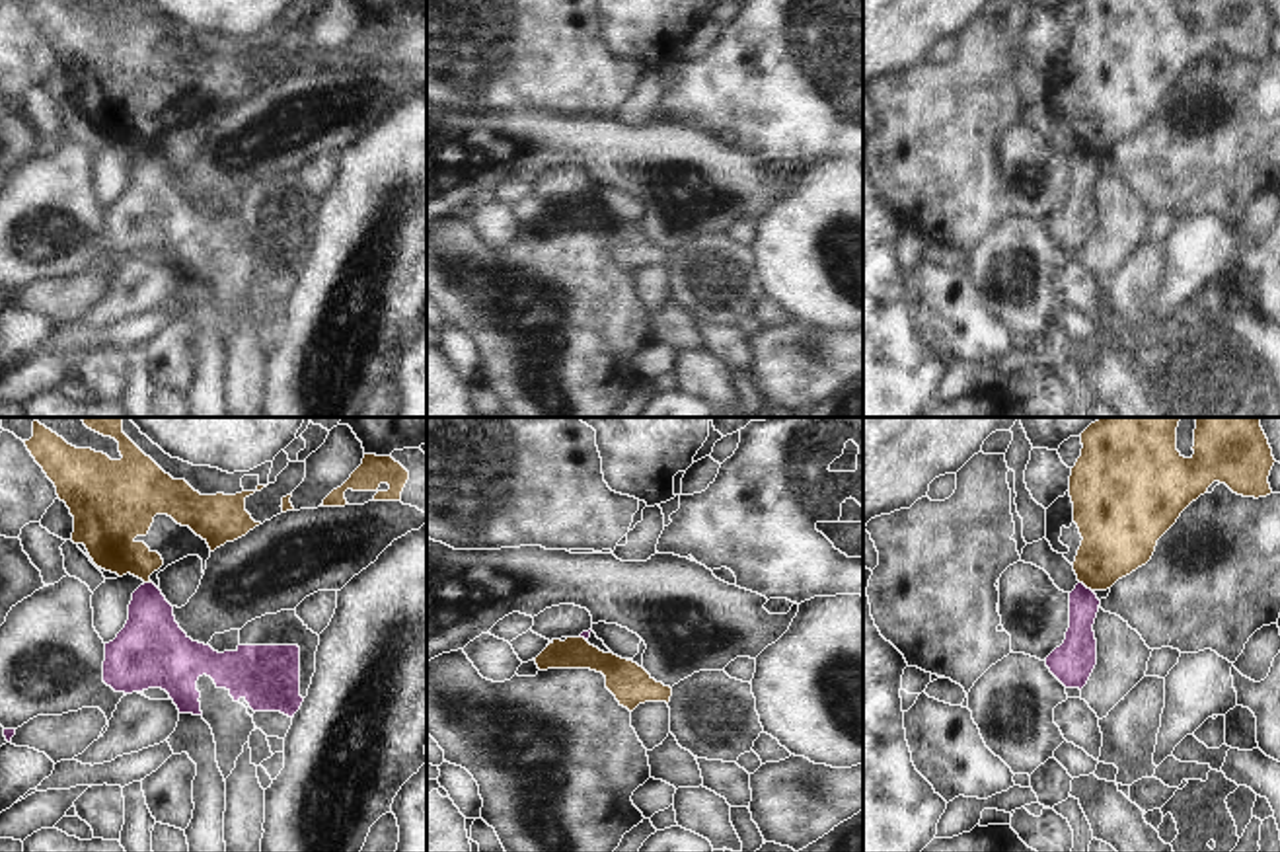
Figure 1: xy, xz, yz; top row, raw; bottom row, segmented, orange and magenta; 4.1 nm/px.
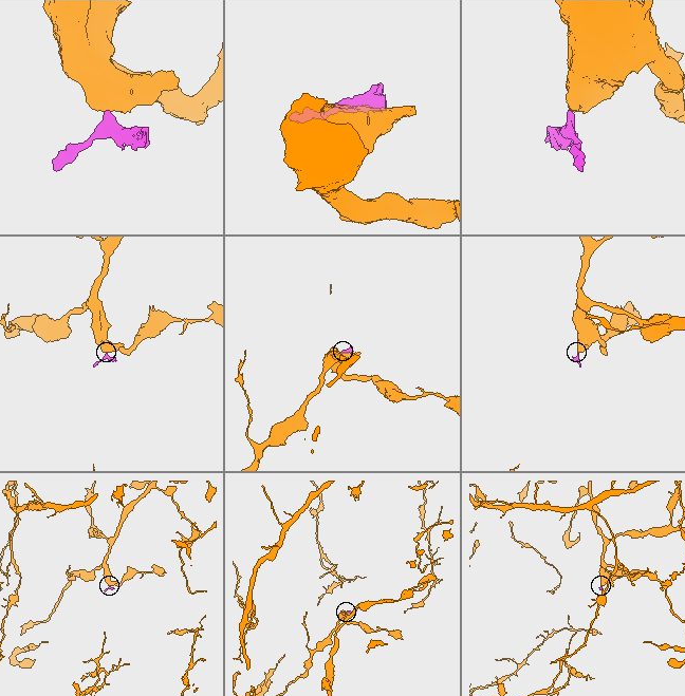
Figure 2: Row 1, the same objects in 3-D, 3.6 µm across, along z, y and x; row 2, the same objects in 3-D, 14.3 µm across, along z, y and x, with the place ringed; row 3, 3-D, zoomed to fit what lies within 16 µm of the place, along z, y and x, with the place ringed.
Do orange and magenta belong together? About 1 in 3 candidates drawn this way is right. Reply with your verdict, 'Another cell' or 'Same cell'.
Another cell

